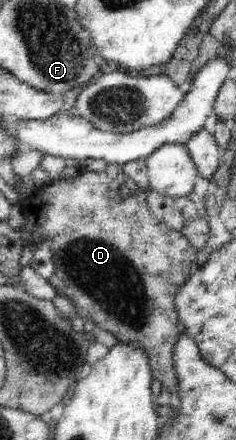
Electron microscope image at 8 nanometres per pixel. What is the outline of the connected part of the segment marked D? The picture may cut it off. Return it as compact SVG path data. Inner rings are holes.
M108 164L100 172L83 169L74 177L51 181L46 186L38 187L22 206L26 217L18 232L24 246L35 247L45 239L50 241L55 271L48 281L55 288L56 295L71 299L81 319L91 319L97 327L109 331L118 340L143 347L149 356L152 376L174 395L177 391L177 374L173 352L179 335L175 295L191 277L198 250L192 248L191 242L180 231L167 227L166 223L151 216L146 192L127 176L124 165ZM122 183L130 187L127 199L117 194Z

